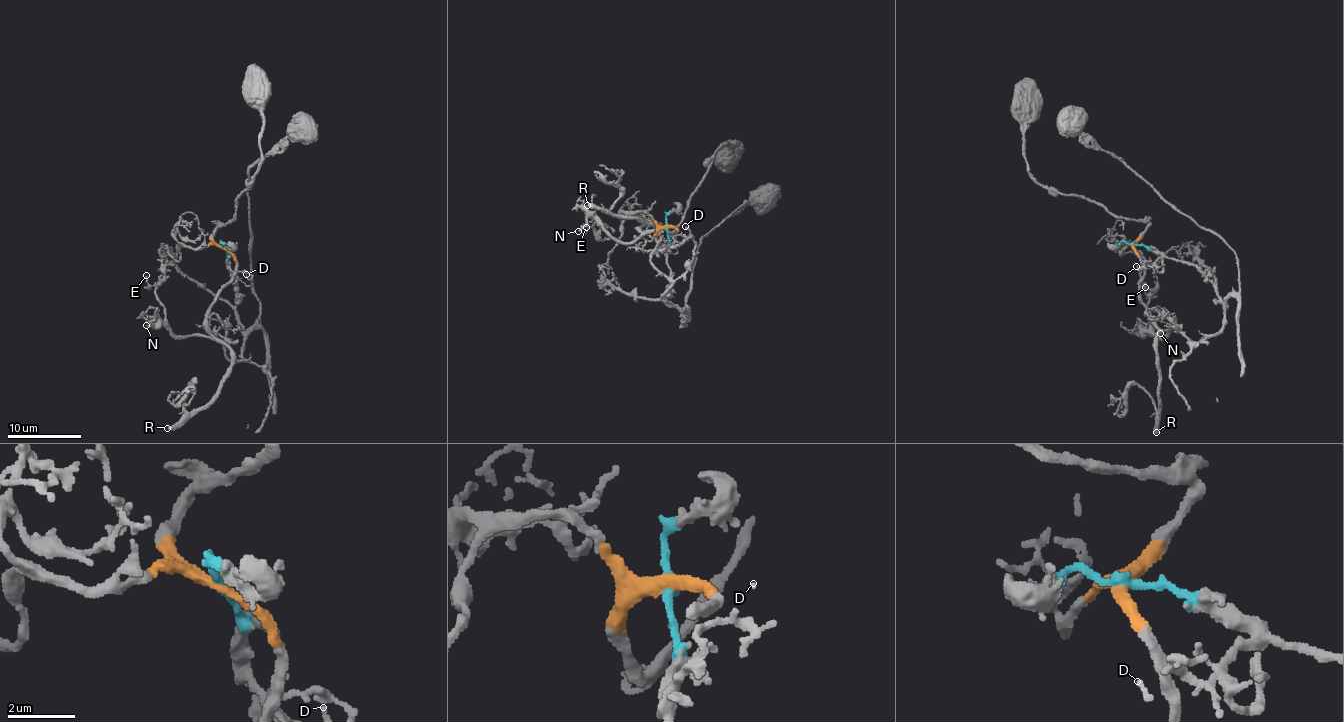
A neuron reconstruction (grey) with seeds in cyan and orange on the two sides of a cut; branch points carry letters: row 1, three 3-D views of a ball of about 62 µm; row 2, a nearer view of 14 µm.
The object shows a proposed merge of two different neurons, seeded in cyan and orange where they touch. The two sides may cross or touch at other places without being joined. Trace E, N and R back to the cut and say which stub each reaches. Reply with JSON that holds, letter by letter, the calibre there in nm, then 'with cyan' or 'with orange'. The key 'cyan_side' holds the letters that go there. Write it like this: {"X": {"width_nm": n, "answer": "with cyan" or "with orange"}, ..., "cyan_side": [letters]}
{"E": {"width_nm": 140, "answer": "with orange"}, "N": {"width_nm": 190, "answer": "with orange"}, "R": {"width_nm": 440, "answer": "with orange"}, "cyan_side": []}

